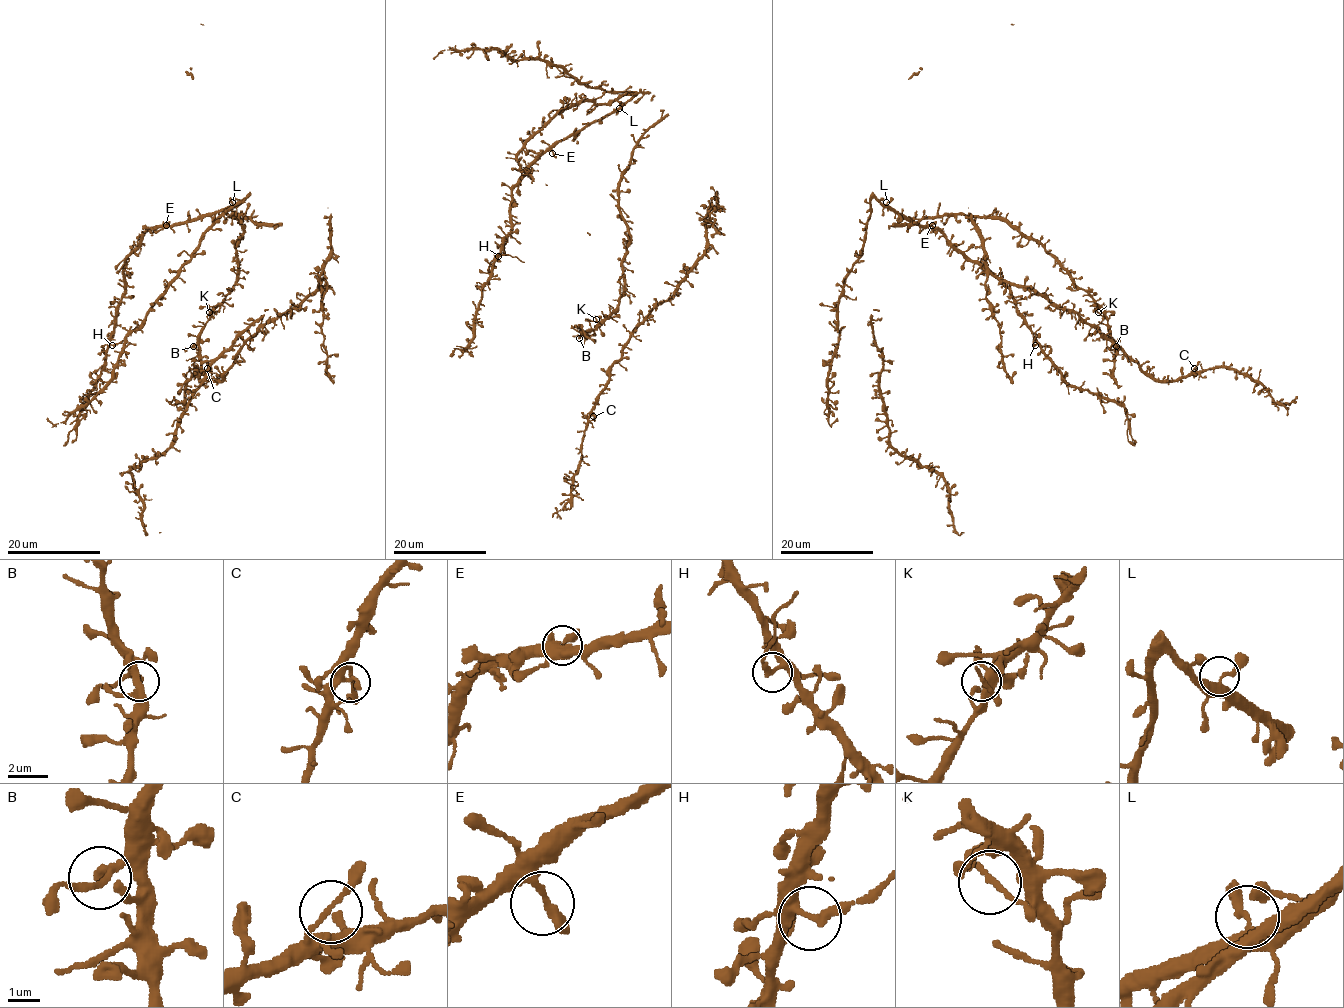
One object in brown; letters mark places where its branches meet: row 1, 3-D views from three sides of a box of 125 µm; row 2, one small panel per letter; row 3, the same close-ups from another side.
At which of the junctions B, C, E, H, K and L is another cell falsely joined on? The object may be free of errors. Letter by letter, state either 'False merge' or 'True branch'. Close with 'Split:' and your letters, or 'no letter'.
B: True branch
C: True branch
E: True branch
H: False merge
K: True branch
L: True branch
Split: H

